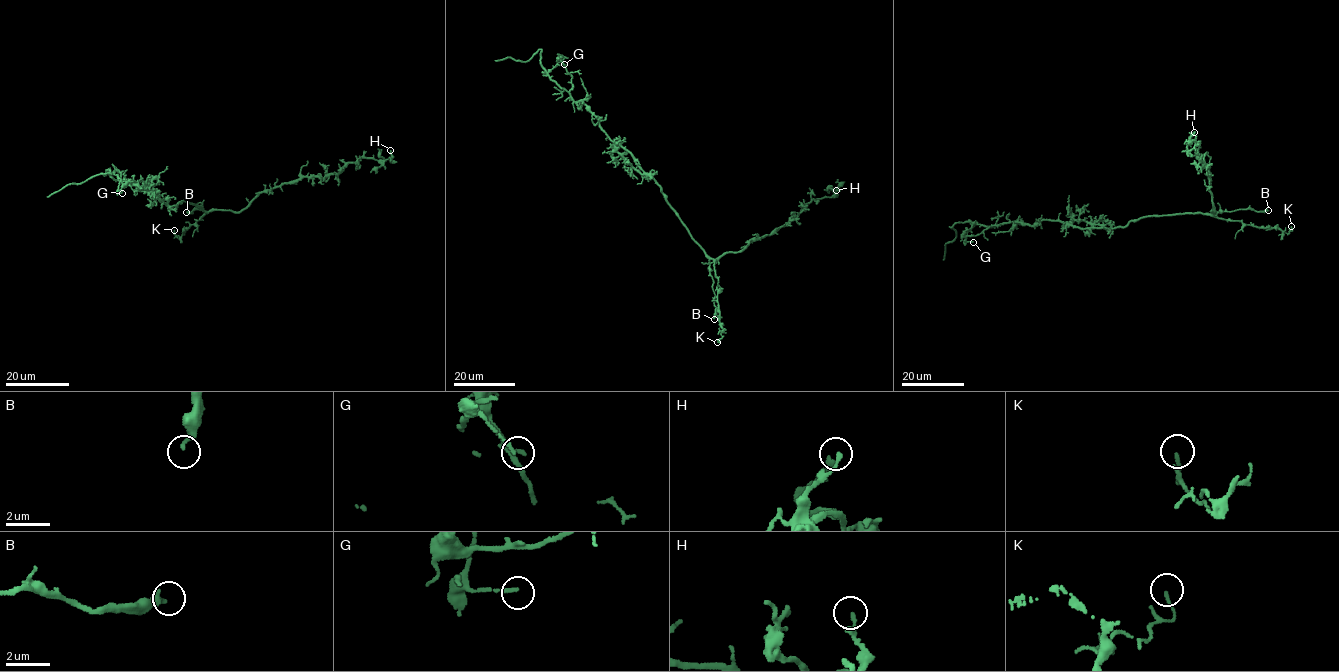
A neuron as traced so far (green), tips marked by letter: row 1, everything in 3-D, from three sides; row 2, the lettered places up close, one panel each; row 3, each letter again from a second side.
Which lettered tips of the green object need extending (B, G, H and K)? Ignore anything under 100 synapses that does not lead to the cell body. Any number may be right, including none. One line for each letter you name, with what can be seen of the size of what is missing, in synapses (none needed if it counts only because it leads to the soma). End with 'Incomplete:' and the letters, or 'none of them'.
Incomplete: none of them

